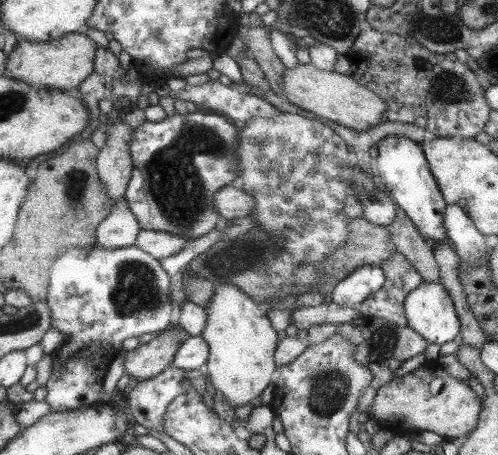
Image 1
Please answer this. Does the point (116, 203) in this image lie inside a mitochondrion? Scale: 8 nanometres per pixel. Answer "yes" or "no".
no

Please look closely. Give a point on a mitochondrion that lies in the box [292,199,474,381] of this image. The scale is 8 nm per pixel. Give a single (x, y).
(383, 341)

